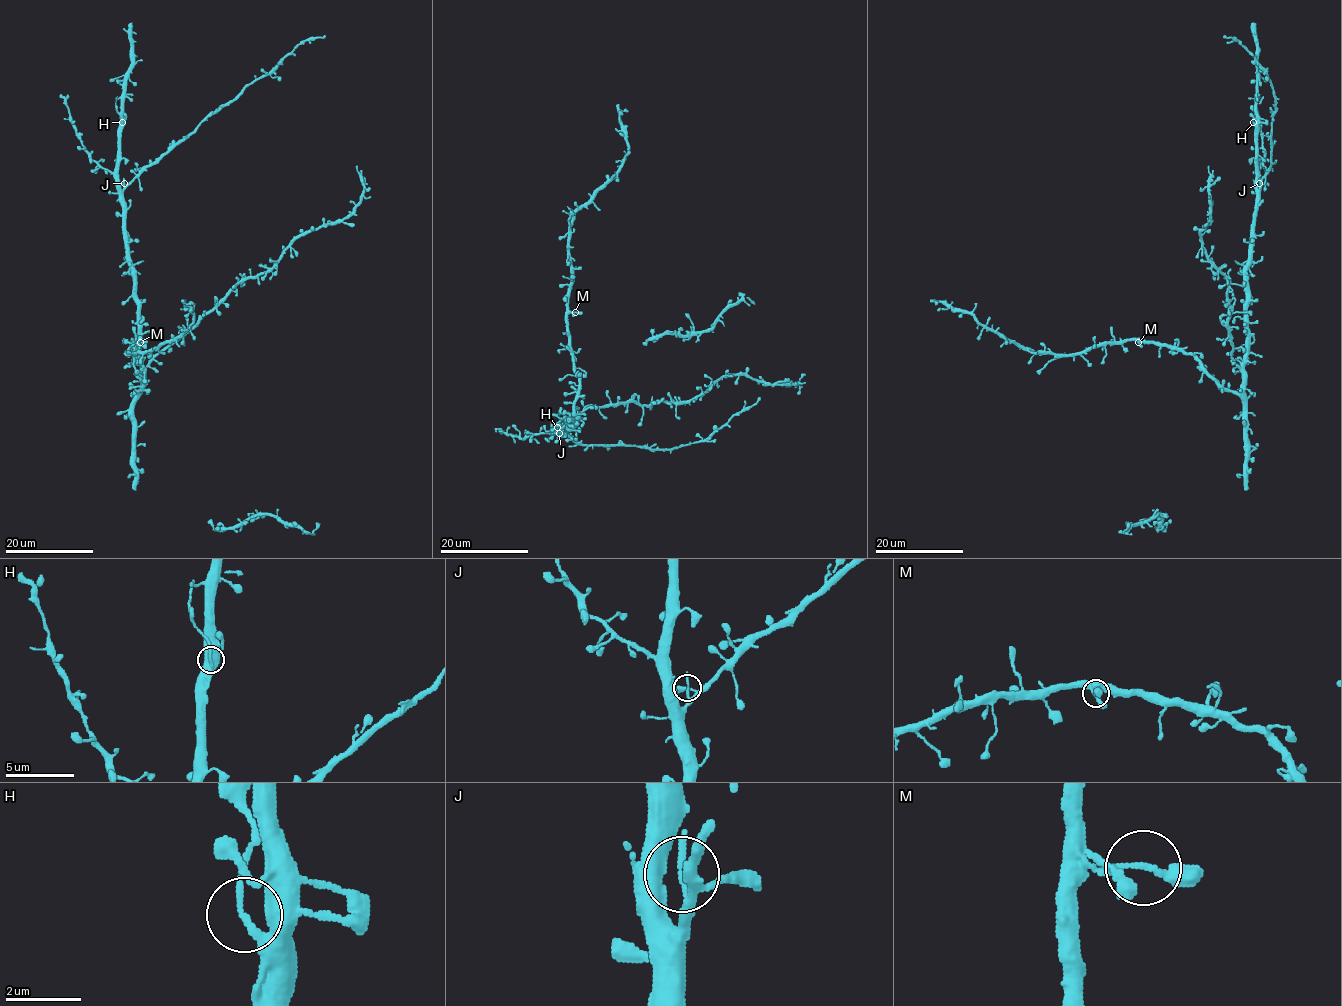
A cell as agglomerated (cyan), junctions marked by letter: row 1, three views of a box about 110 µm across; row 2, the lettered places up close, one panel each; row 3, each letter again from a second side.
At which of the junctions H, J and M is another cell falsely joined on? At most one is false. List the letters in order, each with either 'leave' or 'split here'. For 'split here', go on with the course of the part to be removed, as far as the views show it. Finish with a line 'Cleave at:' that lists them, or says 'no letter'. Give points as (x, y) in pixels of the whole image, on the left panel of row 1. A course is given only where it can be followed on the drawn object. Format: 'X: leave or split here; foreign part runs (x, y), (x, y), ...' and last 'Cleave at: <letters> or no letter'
H: split here; foreign part runs (122, 123), (116, 108), (117, 96)
J: leave
M: leave
Cleave at: H

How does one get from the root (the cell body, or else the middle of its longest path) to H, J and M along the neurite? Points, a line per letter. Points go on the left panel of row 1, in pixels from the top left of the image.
H: (139, 340), (136, 272), (129, 256), (126, 211), (118, 178), (118, 128), (122, 123)
J: (139, 340), (136, 272), (129, 256), (124, 183)
M: (139, 340), (140, 393), (143, 365), (132, 341), (140, 342)

